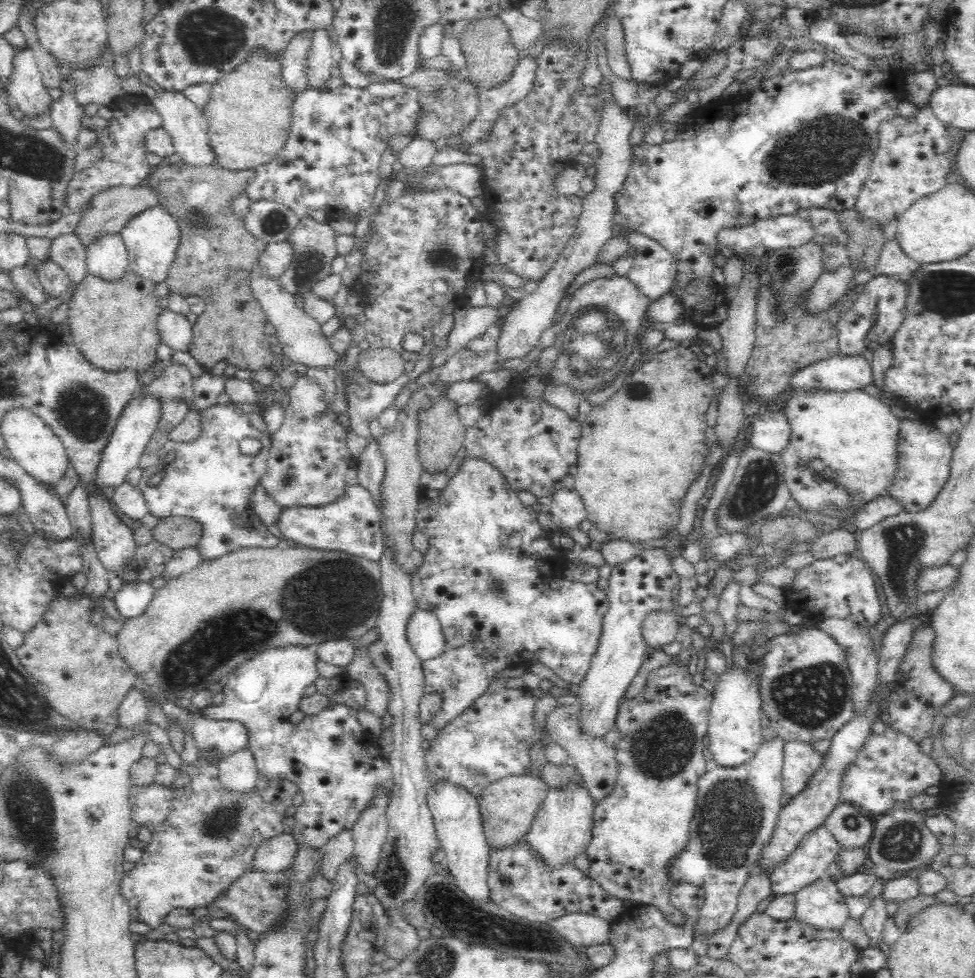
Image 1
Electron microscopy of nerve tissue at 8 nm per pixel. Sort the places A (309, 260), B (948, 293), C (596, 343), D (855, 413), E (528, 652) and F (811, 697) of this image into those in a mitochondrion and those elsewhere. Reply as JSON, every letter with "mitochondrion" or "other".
{"A":"mitochondrion","B":"mitochondrion","C":"mitochondrion","D":"other","E":"other","F":"mitochondrion"}

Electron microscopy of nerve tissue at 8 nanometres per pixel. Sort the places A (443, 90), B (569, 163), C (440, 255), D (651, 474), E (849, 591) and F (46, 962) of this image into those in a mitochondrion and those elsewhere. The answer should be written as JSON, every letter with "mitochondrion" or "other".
{"A":"mitochondrion","B":"other","C":"mitochondrion","D":"other","E":"other","F":"other"}

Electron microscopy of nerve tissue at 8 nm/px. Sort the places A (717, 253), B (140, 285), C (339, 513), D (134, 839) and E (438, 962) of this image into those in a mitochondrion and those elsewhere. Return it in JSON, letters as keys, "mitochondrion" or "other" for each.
{"A":"other","B":"other","C":"other","D":"other","E":"mitochondrion"}

